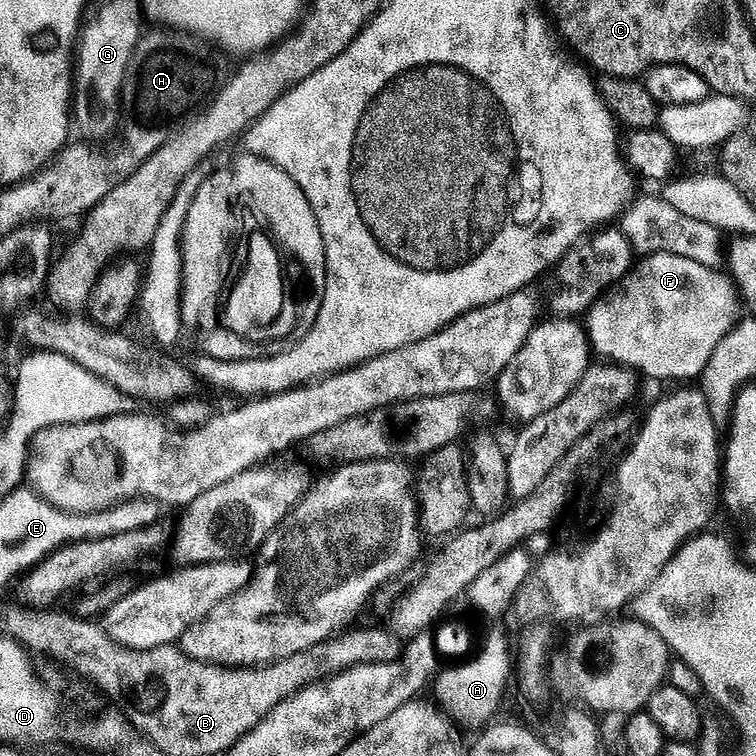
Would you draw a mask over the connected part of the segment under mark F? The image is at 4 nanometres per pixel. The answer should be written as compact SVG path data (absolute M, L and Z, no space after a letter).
M654 254L645 256L633 267L632 271L616 285L608 289L586 313L586 331L590 337L590 343L597 353L604 355L603 359L628 367L636 372L648 375L652 380L684 380L680 382L692 382L692 379L703 377L706 366L714 354L714 350L722 343L741 319L742 300L738 295L737 285L723 271L715 268L707 268L698 262L690 262L690 258L678 258L674 254Z

